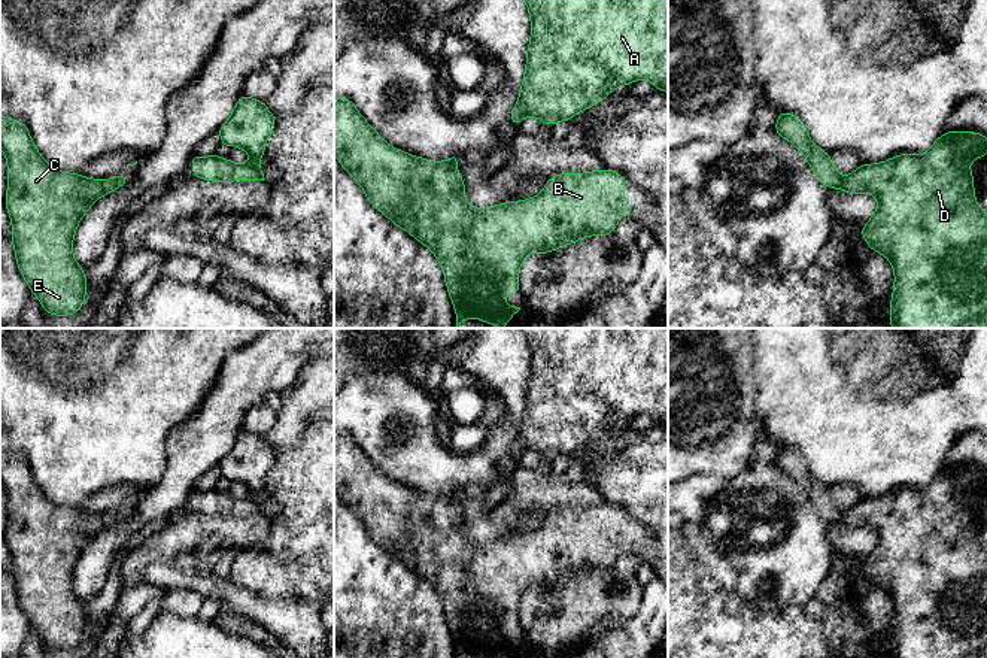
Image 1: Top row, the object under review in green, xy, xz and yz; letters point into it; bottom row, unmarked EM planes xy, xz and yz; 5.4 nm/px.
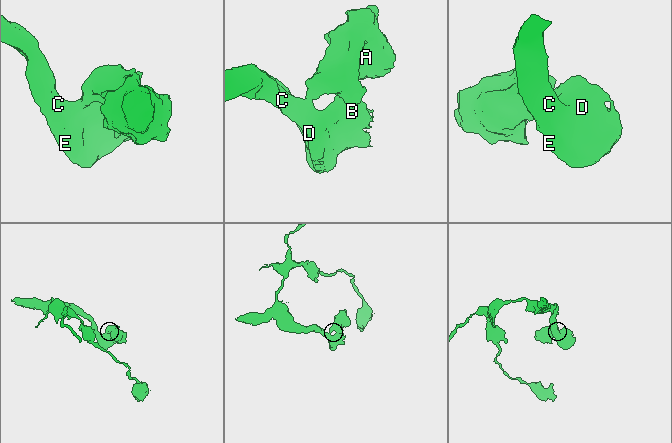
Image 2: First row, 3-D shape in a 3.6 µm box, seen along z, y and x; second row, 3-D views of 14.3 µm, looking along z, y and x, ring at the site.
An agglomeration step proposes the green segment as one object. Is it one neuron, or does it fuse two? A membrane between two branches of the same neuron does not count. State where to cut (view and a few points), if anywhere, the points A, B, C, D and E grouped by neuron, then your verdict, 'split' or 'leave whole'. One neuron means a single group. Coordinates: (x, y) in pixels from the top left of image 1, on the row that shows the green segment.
no cut | A B C D E | leave whole

